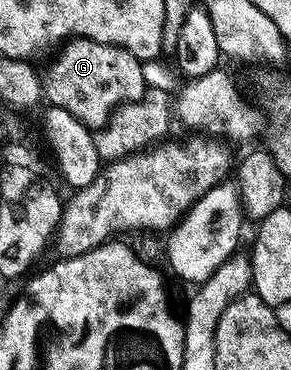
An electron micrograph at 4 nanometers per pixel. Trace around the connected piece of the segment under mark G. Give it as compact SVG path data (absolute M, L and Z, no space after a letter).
M75 36L62 48L47 64L46 71L41 71L42 98L50 106L72 112L72 116L76 116L76 120L80 120L85 126L105 126L118 106L141 98L148 88L146 74L142 71L143 59L132 56L132 52L124 48Z

